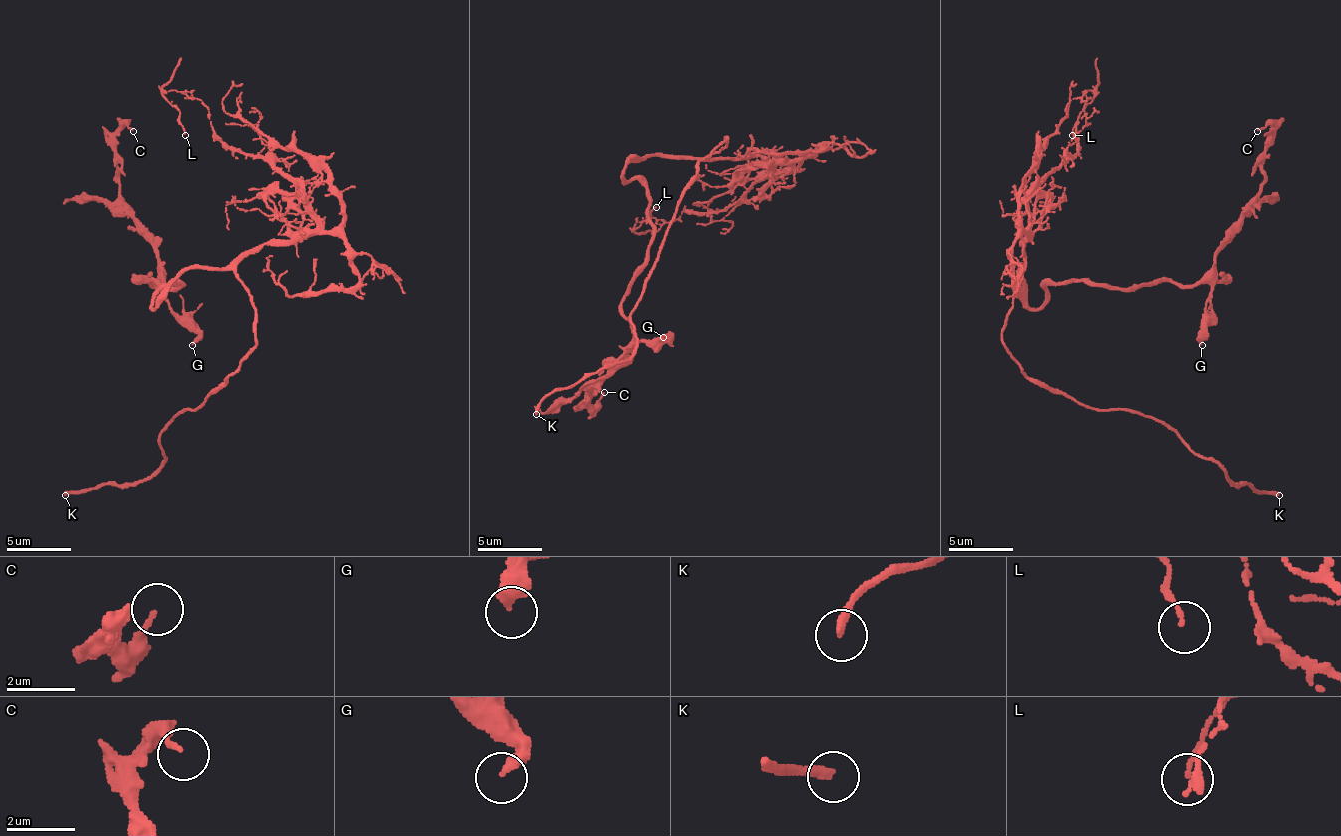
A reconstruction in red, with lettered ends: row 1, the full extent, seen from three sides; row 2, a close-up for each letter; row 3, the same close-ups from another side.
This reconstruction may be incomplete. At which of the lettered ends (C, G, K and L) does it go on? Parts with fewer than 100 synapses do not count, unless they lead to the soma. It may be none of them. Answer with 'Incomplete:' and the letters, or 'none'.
Incomplete: K

